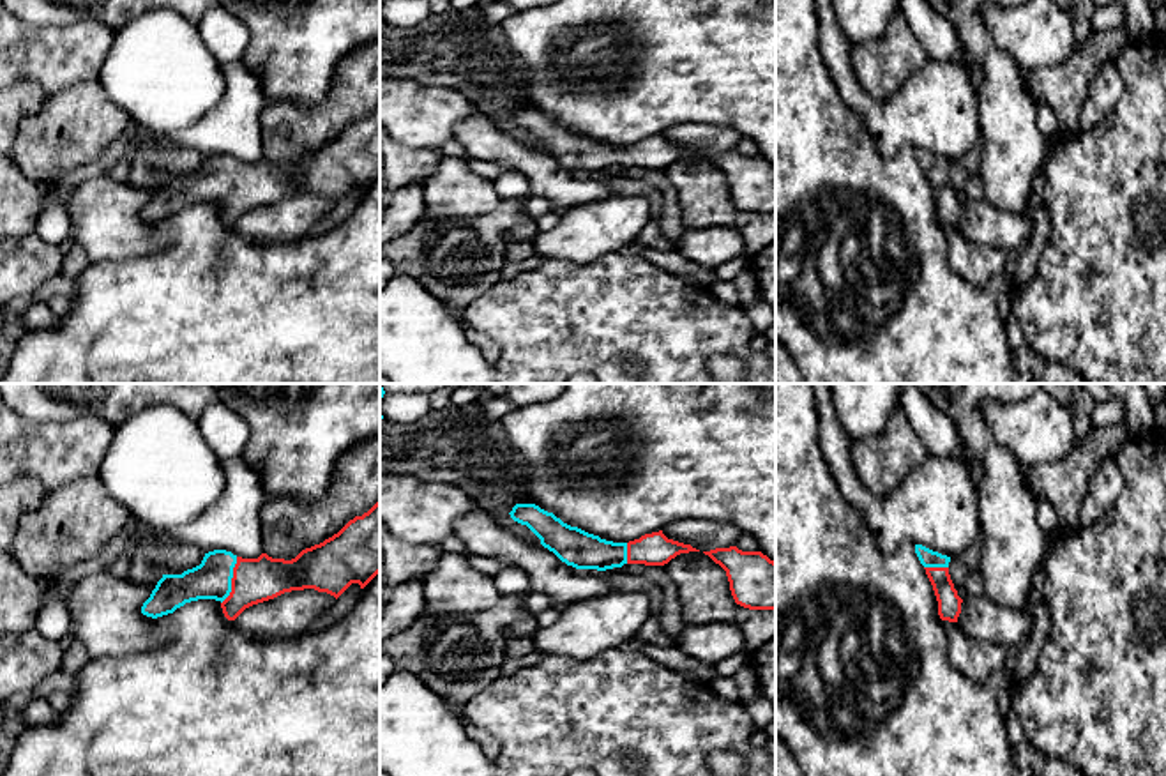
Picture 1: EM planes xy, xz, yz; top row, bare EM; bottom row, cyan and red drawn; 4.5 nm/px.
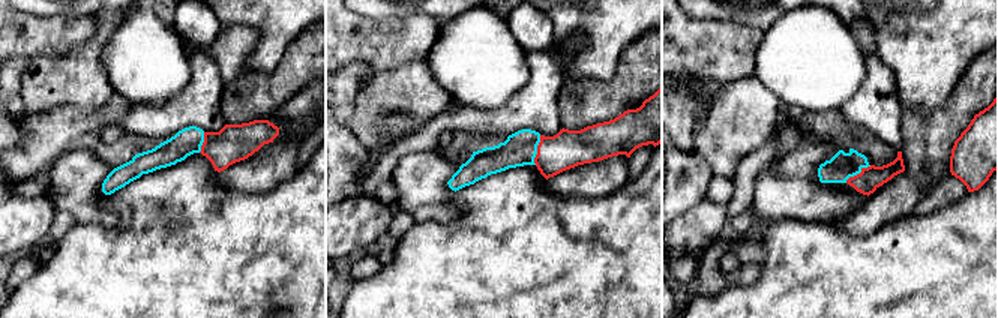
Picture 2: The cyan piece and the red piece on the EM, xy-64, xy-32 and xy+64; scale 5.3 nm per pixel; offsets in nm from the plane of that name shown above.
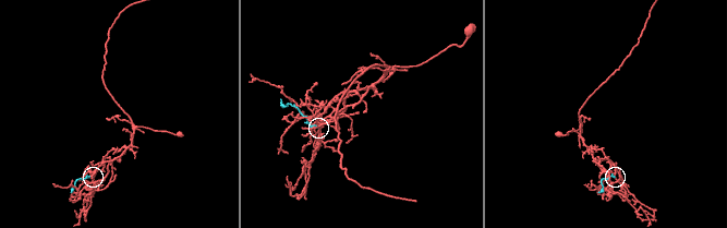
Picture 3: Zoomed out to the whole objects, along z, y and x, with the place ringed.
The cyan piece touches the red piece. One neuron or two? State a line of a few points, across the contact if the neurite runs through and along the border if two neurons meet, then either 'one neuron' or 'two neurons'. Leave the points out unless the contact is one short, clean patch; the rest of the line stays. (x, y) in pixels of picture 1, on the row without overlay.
line xy (212, 182), (230, 184), (255, 184); one neuron

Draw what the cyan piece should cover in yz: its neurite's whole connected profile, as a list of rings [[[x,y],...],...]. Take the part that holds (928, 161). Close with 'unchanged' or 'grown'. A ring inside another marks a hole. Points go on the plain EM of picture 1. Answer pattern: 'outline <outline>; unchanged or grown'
outline [[[915,148],[915,157],[933,189],[940,223],[958,226],[963,203],[958,200],[949,179],[950,161],[933,156],[922,148]]]; grown

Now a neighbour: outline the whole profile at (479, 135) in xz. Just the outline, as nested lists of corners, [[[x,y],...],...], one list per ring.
[[[477,111],[458,124],[454,140],[466,150],[468,159],[496,163],[523,173],[530,194],[546,198],[556,212],[615,196],[602,175],[567,170],[542,148],[511,138],[486,113]]]

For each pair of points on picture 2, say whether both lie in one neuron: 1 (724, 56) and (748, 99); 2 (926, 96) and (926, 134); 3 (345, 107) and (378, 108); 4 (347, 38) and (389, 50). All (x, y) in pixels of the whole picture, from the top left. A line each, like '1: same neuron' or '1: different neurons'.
1: different neurons
2: different neurons
3: different neurons
4: same neuron

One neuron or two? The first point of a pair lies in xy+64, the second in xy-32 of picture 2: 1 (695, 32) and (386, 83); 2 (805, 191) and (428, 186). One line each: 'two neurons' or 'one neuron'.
1: two neurons
2: one neuron

